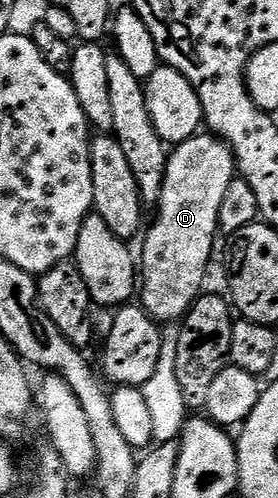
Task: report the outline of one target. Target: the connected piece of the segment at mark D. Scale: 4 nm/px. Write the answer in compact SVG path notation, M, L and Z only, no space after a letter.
M208 132L197 133L196 137L188 138L185 142L179 143L169 153L168 156L168 167L166 168L166 176L164 177L164 183L162 184L162 192L160 193L160 201L155 207L156 219L151 222L147 227L146 233L143 235L144 238L144 262L142 258L142 294L144 290L144 299L142 299L142 305L153 318L156 319L157 323L163 324L167 322L174 322L183 319L184 315L188 313L188 309L192 307L193 302L200 297L202 293L202 278L206 273L207 262L211 258L212 246L218 239L218 231L220 228L220 221L218 220L218 208L222 208L222 200L226 197L226 187L230 184L230 180L237 177L238 171L236 168L236 157L232 154L232 147L224 141L223 138L213 136Z

